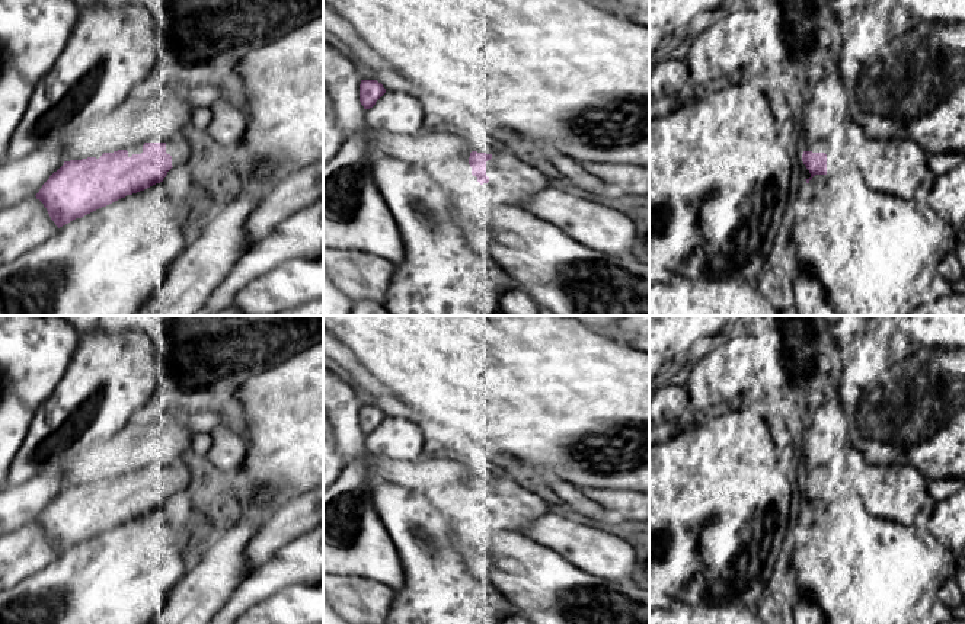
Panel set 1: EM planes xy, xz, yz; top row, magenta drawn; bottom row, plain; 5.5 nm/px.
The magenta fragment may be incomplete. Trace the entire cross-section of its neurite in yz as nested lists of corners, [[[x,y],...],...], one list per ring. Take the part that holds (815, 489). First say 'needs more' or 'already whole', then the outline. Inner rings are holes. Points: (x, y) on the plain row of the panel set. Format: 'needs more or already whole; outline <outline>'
needs more; outline [[[825,463],[822,465],[818,465],[809,477],[803,477],[802,480],[802,487],[803,490],[806,492],[806,495],[809,496],[811,499],[811,503],[809,505],[805,505],[806,509],[809,509],[809,506],[815,502],[815,500],[827,500],[827,499],[833,499],[834,496],[837,496],[843,487],[844,487],[844,483],[847,481],[847,476],[844,476],[841,471],[837,471],[835,470],[835,463]]]

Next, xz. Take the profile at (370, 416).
already whole; outline [[[361,406],[360,428],[364,435],[370,435],[386,419],[386,415],[377,406]]]

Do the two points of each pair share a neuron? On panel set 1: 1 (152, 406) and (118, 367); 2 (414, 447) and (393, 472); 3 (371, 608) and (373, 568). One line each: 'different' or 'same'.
1: different
2: different
3: different

